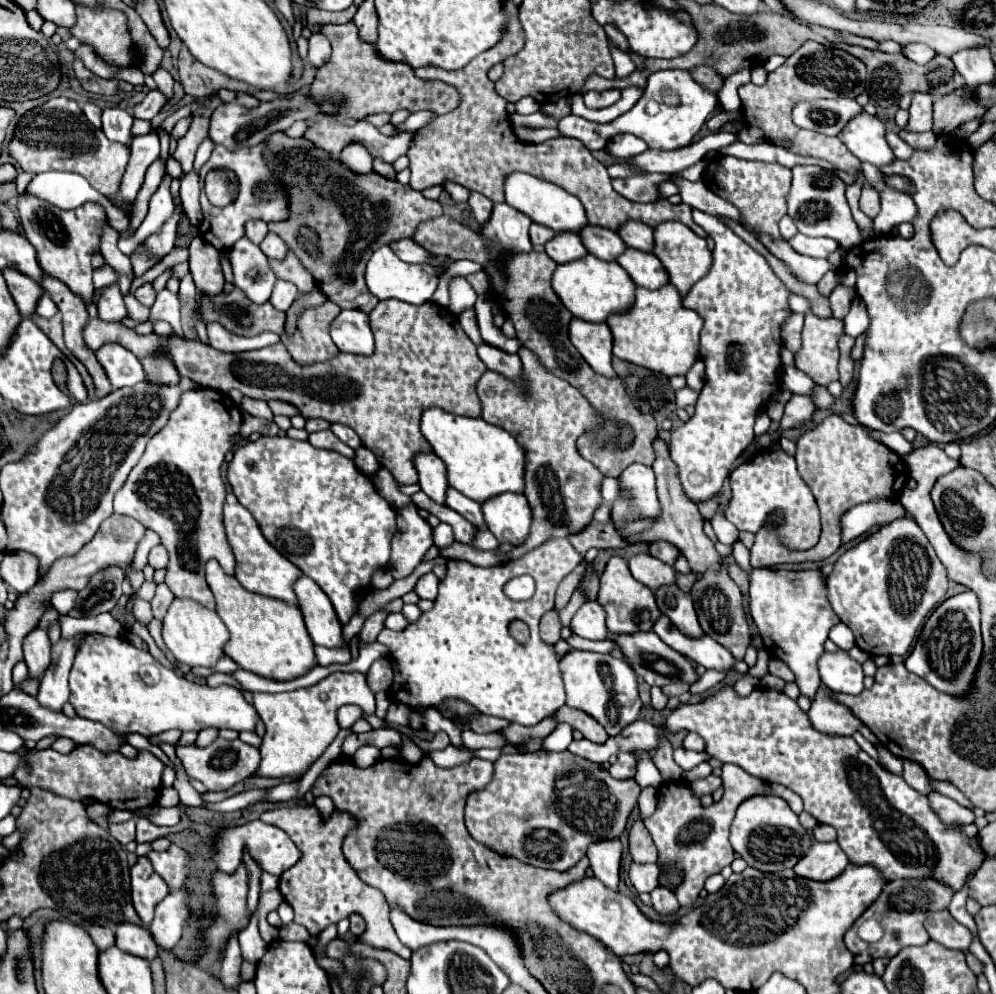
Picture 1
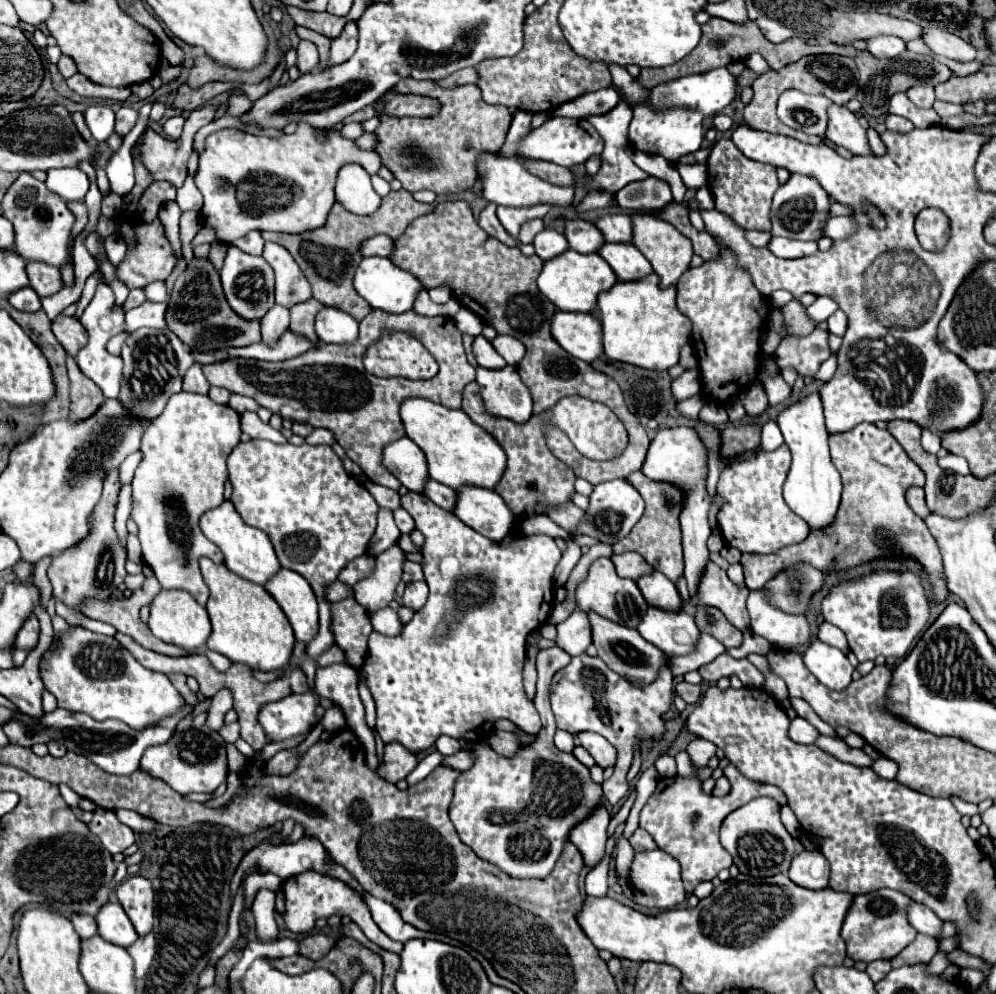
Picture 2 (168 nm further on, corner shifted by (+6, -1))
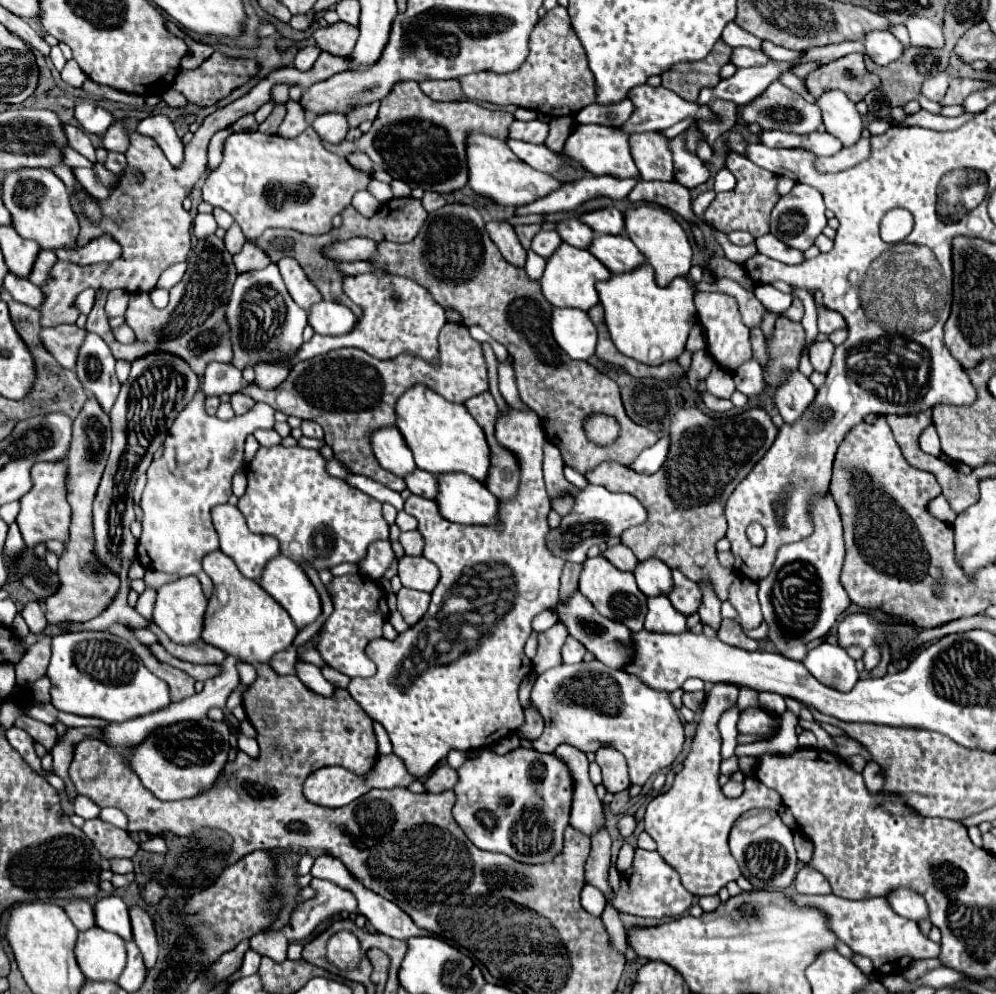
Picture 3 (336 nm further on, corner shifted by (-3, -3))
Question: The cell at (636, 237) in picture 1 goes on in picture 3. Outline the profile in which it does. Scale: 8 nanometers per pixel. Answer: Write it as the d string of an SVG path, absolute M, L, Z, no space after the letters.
M605 207L605 209L585 213L581 221L587 223L597 235L623 235L625 233L625 217L615 207Z

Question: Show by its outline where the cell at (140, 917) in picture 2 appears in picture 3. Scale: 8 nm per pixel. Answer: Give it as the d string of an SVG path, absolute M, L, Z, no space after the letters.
M133 905L129 909L131 913L131 925L133 925L133 939L137 943L137 947L141 949L145 963L149 965L149 969L155 965L157 959L157 951L159 951L159 943L157 943L157 933L155 933L155 925L153 919L149 917L147 909Z

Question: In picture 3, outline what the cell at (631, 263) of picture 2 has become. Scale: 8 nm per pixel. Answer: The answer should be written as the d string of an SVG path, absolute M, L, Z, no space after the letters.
M599 235L593 239L593 245L589 245L589 251L615 275L629 273L637 269L637 265L641 267L645 263L641 251L625 235L621 237Z

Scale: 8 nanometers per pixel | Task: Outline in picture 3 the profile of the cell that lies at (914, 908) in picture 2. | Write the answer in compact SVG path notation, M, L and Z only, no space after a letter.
M895 889L893 893L887 895L889 903L893 905L893 911L899 913L901 917L913 919L913 921L923 921L929 919L929 907L925 899L909 889Z

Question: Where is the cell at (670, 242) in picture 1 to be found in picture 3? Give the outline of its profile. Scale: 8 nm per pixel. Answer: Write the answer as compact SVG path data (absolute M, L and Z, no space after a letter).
M649 205L629 209L629 211L625 211L625 231L627 231L629 239L637 245L637 249L645 255L647 263L653 265L657 285L661 285L661 287L669 285L675 277L685 277L689 273L691 257L693 257L691 243L683 231L683 227L679 225L679 221L675 221L669 213L649 207Z

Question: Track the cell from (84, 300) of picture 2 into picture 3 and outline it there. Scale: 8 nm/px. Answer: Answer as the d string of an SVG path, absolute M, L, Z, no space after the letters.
M215 235L197 241L187 259L187 271L183 279L171 289L171 299L165 309L155 309L149 293L145 291L129 294L129 303L124 315L127 325L135 331L137 341L133 345L121 345L113 339L109 320L104 307L108 292L101 289L95 293L95 305L87 315L85 329L87 332L101 335L115 359L133 361L133 357L141 357L141 353L153 353L157 349L165 349L169 353L177 353L189 365L193 365L195 373L203 373L207 363L233 361L233 345L231 345L231 329L225 317L225 309L229 303L229 293L233 281L237 277L237 269L231 253L225 249L223 241Z

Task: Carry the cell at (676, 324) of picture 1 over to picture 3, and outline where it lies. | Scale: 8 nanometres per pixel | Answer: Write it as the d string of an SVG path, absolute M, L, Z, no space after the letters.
M645 263L631 273L613 275L609 281L597 283L597 293L605 307L605 323L609 327L615 347L625 357L631 357L645 365L663 365L667 361L675 361L685 351L685 341L689 337L689 331L697 323L697 313L693 305L695 291L720 291L735 295L745 325L749 325L749 329L761 327L767 309L751 291L745 291L735 281L721 279L711 284L705 280L695 283L685 277L677 277L671 281L671 285L659 287L655 283L655 271L651 269L651 265Z

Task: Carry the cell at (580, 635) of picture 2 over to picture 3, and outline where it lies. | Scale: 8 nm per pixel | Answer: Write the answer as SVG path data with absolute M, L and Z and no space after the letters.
M567 637L565 645L561 649L561 655L563 655L563 661L565 663L581 663L585 653L587 653L585 645L581 641L577 641L575 637Z

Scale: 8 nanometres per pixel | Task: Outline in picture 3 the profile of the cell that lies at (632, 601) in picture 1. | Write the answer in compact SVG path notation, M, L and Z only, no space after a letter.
M597 555L597 557L585 561L585 567L583 567L583 573L581 573L581 581L579 581L579 591L607 619L619 621L619 623L623 623L623 625L627 625L629 629L635 629L635 631L643 629L645 609L647 609L647 597L637 587L633 573L619 571L603 555Z

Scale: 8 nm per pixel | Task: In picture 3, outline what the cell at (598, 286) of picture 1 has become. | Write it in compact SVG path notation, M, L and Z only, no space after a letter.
M563 243L559 247L559 253L553 253L553 257L547 259L547 267L541 277L541 289L553 307L575 307L581 311L589 311L599 303L595 283L607 279L611 279L611 271L599 259L595 259L589 251L581 251L573 245Z

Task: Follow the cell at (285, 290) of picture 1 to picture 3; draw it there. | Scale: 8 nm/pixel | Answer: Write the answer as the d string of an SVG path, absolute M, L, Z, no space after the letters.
M283 359L279 363L261 361L259 365L255 365L255 383L261 387L277 387L287 377L289 369L291 369L289 359Z

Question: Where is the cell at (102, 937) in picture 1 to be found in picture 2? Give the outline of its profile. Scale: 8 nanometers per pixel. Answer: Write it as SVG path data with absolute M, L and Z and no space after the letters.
M72 915L70 917L76 933L82 937L82 939L88 939L92 935L96 935L96 921L92 915Z

